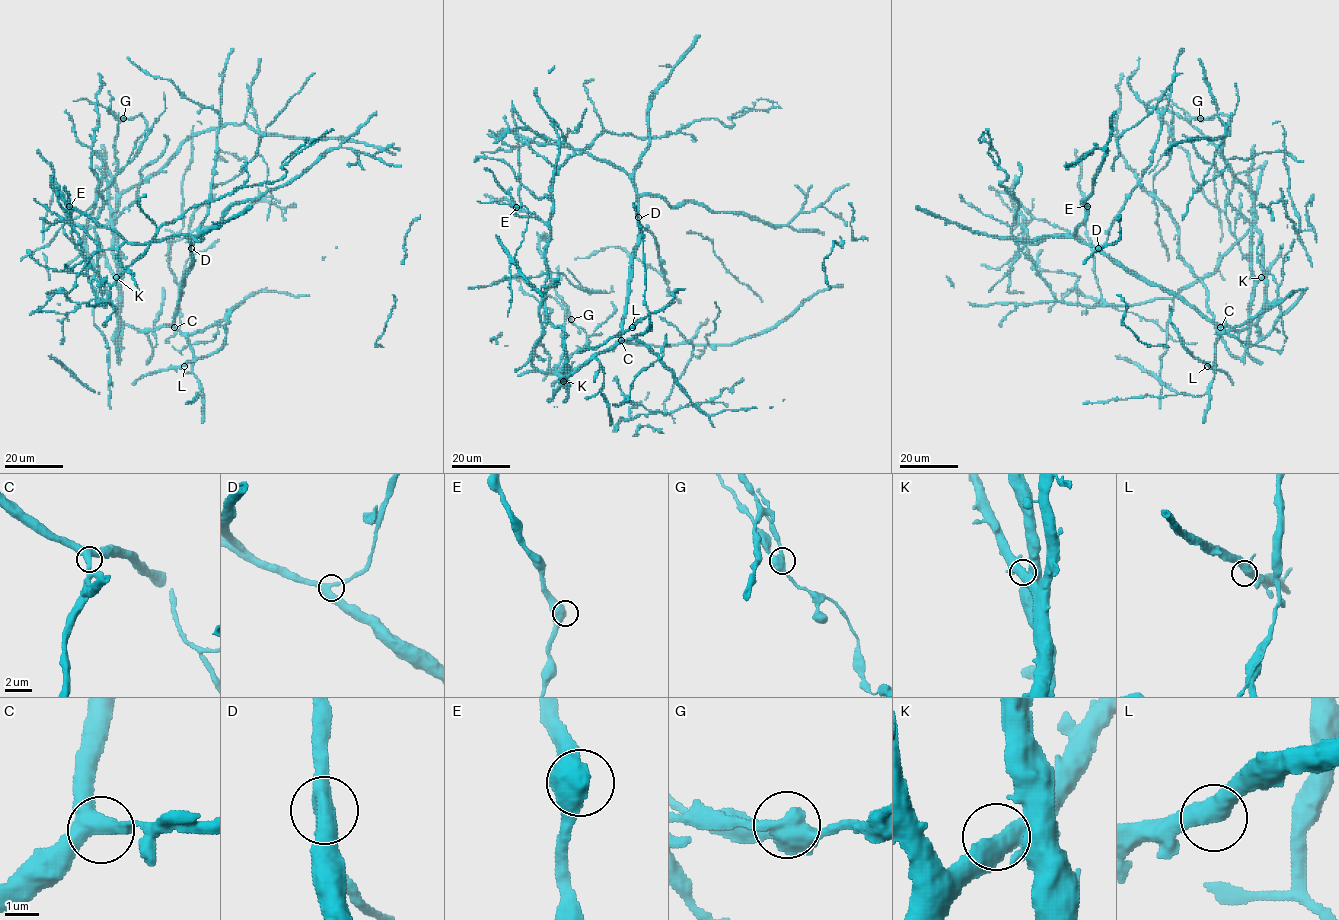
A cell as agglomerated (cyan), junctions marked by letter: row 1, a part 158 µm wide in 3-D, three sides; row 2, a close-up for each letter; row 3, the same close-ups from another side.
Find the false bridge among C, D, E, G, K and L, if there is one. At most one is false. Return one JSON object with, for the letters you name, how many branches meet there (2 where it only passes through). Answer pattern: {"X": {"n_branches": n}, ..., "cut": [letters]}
{"cut": []}

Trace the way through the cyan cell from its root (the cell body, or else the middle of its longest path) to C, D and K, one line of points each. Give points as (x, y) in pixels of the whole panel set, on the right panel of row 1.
C: (1028, 237), (1032, 243), (1055, 235), (1075, 237), (1141, 277), (1174, 292), (1220, 327)
D: (1028, 237), (1032, 243), (1037, 243), (1051, 236), (1070, 235), (1098, 248)
K: (1028, 237), (1032, 243), (1075, 237), (1236, 330), (1256, 322), (1261, 277)

